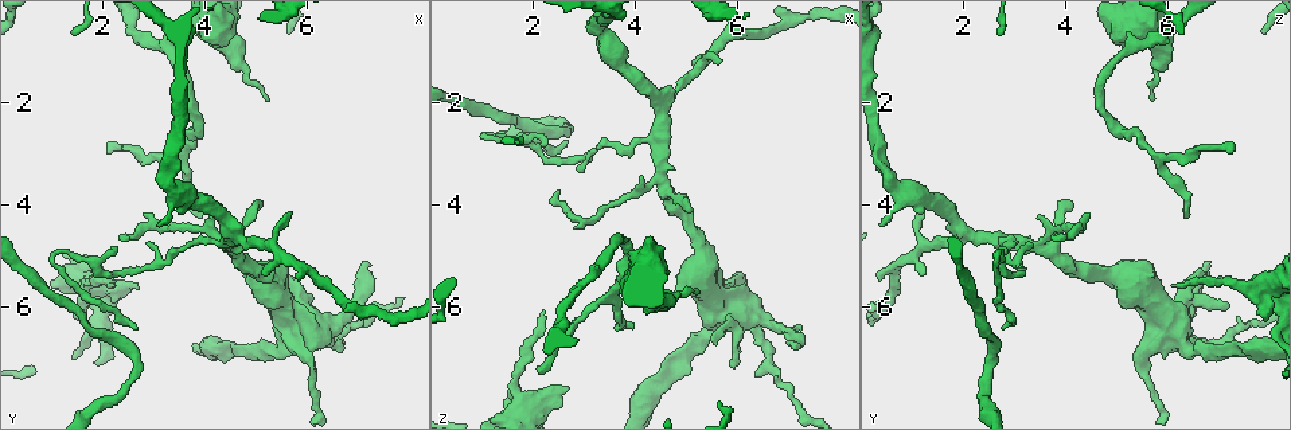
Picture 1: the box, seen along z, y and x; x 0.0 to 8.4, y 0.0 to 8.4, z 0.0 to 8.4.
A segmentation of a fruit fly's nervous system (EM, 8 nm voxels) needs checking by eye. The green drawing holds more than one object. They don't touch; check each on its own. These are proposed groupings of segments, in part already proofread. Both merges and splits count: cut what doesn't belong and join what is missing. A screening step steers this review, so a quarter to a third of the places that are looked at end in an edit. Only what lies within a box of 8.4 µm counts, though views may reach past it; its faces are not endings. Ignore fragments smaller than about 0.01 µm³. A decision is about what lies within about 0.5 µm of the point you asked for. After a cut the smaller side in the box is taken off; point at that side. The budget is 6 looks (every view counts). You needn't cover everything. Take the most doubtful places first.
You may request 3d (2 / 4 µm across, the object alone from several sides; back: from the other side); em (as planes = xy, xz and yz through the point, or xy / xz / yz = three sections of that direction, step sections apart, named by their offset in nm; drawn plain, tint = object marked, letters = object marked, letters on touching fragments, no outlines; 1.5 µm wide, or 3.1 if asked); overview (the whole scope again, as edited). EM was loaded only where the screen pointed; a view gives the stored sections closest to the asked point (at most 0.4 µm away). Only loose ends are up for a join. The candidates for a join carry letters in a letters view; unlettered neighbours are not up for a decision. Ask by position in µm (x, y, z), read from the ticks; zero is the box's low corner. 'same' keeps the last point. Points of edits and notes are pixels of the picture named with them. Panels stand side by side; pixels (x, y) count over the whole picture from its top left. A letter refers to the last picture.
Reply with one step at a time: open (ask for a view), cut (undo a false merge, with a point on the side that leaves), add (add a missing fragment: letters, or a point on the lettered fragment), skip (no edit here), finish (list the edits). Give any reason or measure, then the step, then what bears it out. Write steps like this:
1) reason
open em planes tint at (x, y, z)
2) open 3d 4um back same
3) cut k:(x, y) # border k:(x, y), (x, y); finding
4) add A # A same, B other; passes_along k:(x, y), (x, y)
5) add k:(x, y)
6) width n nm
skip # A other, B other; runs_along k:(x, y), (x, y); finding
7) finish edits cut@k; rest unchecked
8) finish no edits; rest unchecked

an open end
open 3d 2um back at (7.20, 5.15, 6.75)

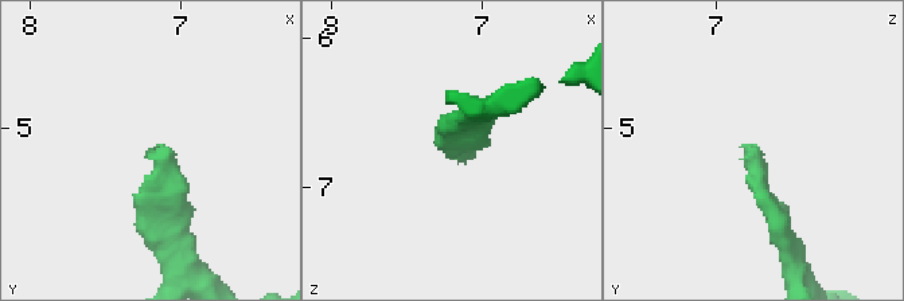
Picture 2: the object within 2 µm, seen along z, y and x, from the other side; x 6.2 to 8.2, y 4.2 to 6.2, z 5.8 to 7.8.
shape alone is not enough
open em yz step 4 tint at (7.12, 5.12, 6.78)

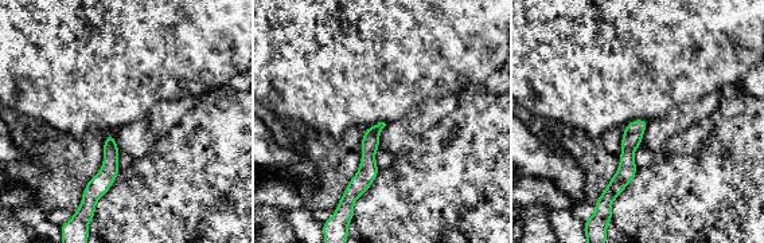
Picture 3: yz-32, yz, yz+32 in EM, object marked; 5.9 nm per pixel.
open em planes letters same

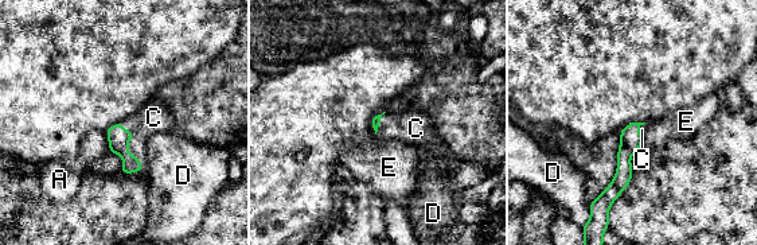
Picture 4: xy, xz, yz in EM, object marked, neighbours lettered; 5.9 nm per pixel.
add C # A other, C same, D other, E other; passes_along 4:(118, 137), (127, 146), (153, 117); the cell continues

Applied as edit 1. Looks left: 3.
redraw
open overview

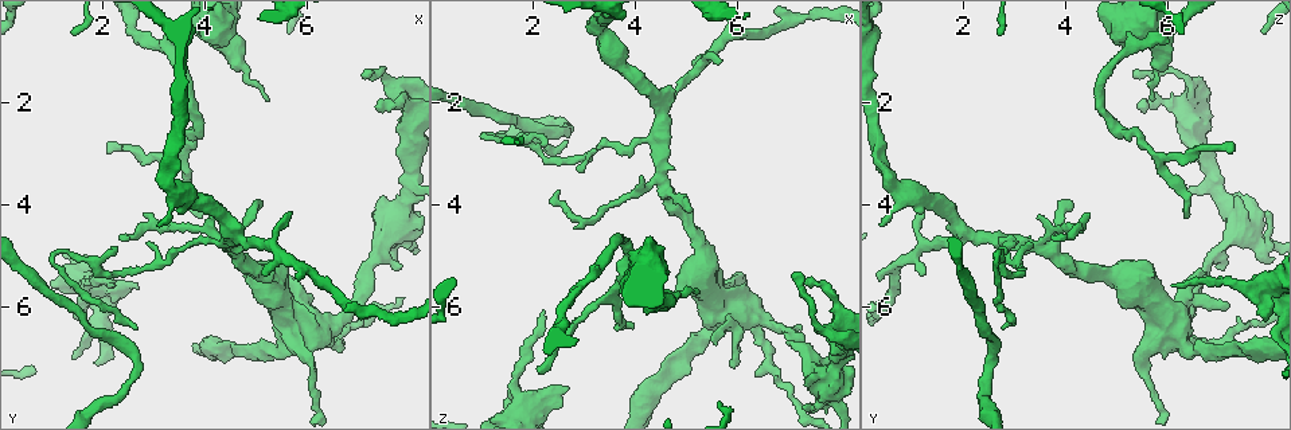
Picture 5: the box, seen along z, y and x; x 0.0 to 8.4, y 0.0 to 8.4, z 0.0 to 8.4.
open em planes letters at (3.90, 4.20, 6.40)

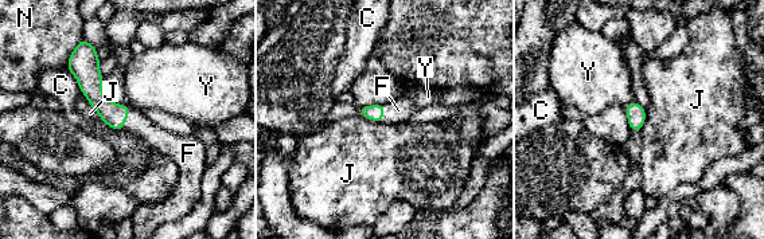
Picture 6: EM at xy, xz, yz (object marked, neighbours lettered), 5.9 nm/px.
width 100 nm
add F # C other, F same, J other, N other, Y other; passes_along 6:(113, 114), (127, 118), (137, 122); the cell continues

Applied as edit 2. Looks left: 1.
finish edits add@4, add@6; rest unchecked

